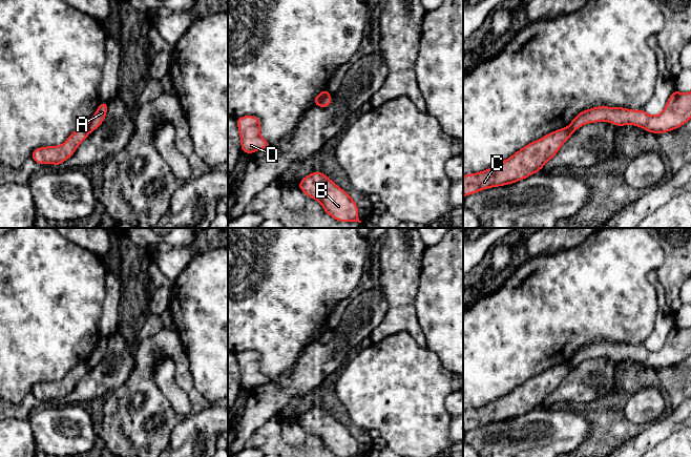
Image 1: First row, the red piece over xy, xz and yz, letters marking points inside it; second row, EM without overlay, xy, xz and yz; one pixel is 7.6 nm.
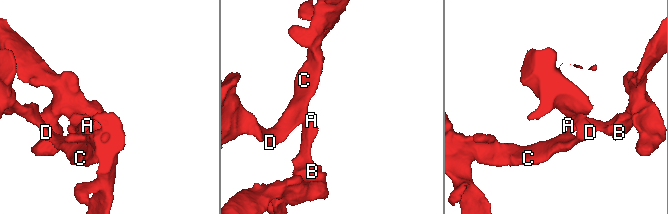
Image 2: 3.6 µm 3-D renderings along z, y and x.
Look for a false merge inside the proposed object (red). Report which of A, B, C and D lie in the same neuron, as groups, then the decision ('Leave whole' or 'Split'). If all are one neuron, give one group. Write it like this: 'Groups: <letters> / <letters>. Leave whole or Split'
Groups: A B / C D. Split

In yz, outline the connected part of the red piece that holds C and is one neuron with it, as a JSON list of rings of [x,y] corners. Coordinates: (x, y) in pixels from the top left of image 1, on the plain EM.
[[[567,362],[554,366],[484,407],[463,411],[463,433],[487,423],[514,419],[541,407],[572,369]]]

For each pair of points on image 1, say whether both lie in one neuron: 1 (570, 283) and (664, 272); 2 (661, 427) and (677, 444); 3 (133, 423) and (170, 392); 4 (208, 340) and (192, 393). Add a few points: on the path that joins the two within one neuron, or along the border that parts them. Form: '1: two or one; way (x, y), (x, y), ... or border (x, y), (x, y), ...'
1: two; border (661, 245), (664, 251), (664, 261), (656, 269)
2: two; border (679, 429), (655, 445)
3: two; border (153, 374), (156, 387), (171, 407), (182, 414)
4: two; border (188, 361), (188, 368), (195, 389), (210, 403)

